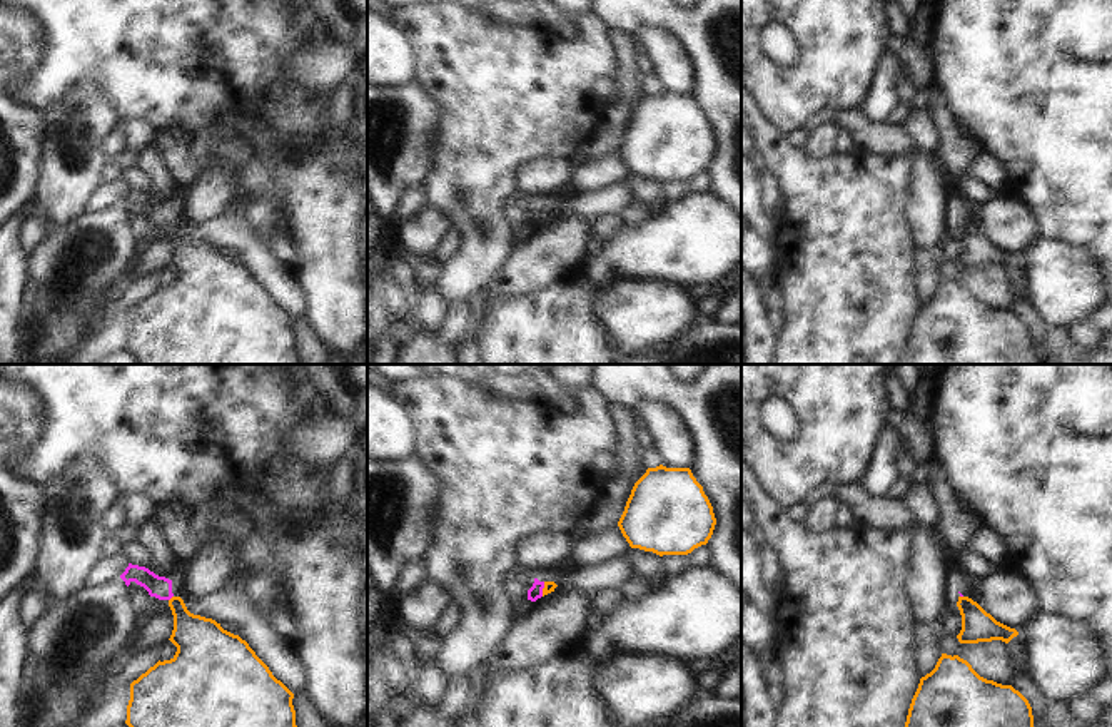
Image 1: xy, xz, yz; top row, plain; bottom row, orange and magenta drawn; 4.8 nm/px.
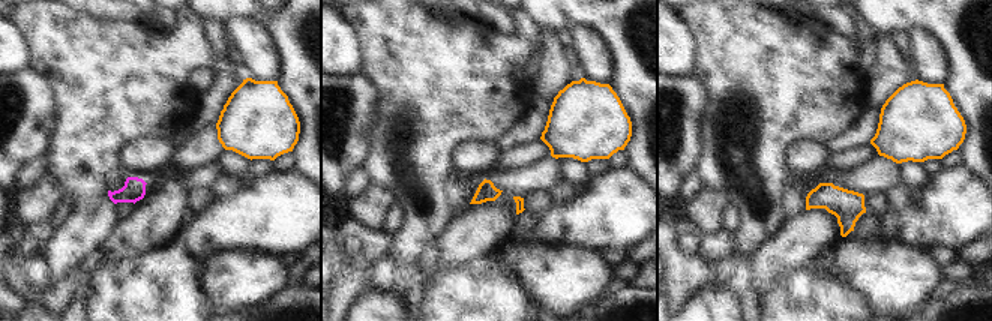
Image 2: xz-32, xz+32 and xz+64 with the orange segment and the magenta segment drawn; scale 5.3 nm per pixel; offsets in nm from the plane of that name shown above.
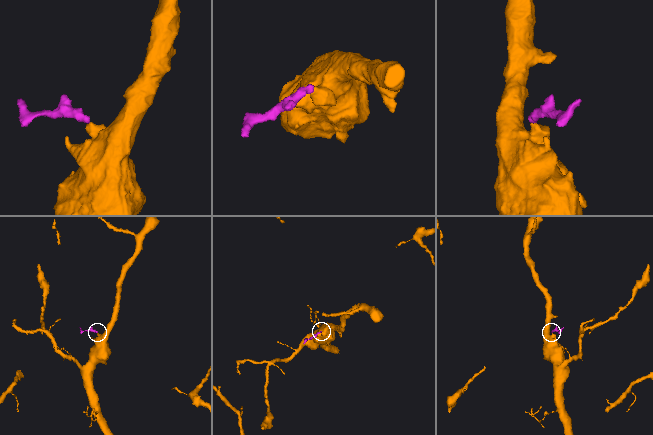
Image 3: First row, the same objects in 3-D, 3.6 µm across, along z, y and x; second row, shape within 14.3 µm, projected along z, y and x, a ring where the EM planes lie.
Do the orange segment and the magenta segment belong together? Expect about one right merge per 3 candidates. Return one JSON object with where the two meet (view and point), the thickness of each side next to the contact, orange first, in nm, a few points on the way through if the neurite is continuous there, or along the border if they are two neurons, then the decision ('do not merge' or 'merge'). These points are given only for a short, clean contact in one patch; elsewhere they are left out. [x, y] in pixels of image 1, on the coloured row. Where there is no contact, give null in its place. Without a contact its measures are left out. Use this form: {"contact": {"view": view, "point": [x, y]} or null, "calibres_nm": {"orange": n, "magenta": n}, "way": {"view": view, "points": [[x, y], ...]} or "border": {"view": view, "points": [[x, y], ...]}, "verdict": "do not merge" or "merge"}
{"contact": {"view": "xy", "point": [171, 599]}, "calibres_nm": {"orange": 240, "magenta": 110}, "border": {"view": "xy", "points": [[172, 595], [169, 600]]}, "verdict": "do not merge"}

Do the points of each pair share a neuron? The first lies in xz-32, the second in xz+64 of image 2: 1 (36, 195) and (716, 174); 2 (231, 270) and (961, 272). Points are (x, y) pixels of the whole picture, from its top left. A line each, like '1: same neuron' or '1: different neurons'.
1: different neurons
2: different neurons

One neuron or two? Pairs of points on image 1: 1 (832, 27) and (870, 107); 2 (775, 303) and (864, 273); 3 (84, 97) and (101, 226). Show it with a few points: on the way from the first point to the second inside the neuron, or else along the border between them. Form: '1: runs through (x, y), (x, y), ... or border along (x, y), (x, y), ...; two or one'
1: border along (880, 61), (869, 92), (859, 107); two
2: border along (770, 271), (782, 289), (783, 318), (780, 323); two
3: border along (82, 211), (49, 234); two

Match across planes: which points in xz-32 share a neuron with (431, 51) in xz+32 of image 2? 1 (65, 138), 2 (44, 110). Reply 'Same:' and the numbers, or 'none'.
Same: 1

